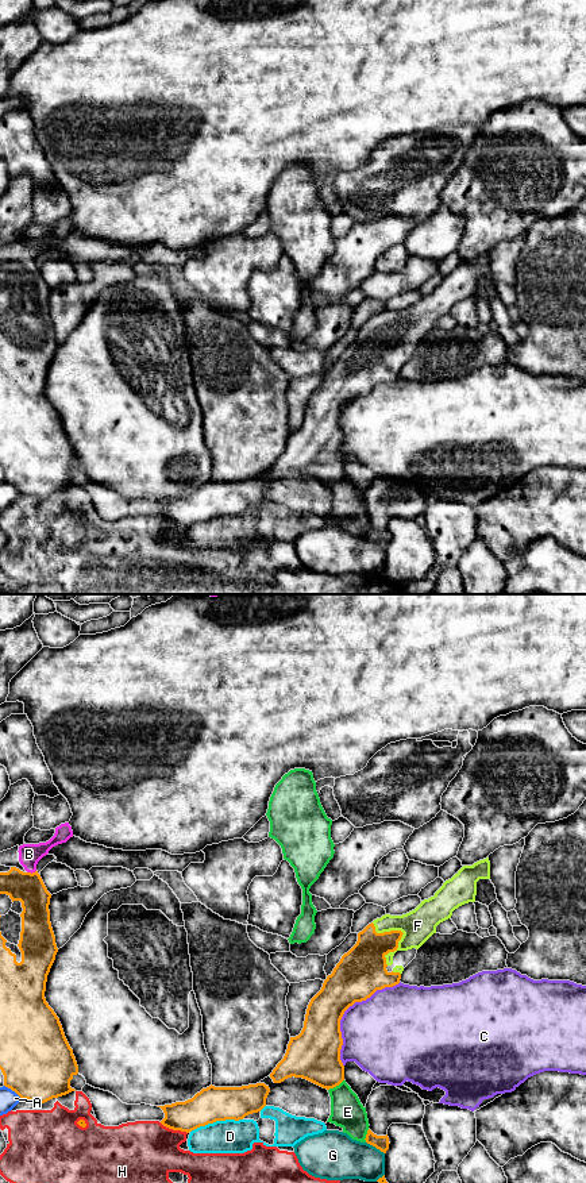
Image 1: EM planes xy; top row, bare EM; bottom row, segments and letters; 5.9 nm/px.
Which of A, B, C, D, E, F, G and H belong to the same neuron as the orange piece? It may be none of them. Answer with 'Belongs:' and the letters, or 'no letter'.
Belongs: B, F

